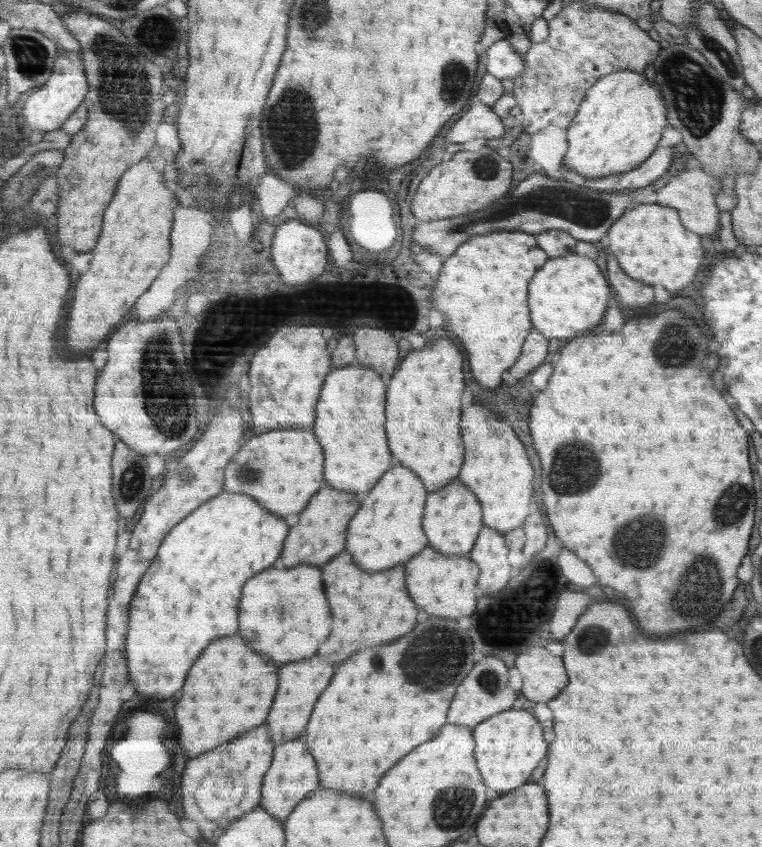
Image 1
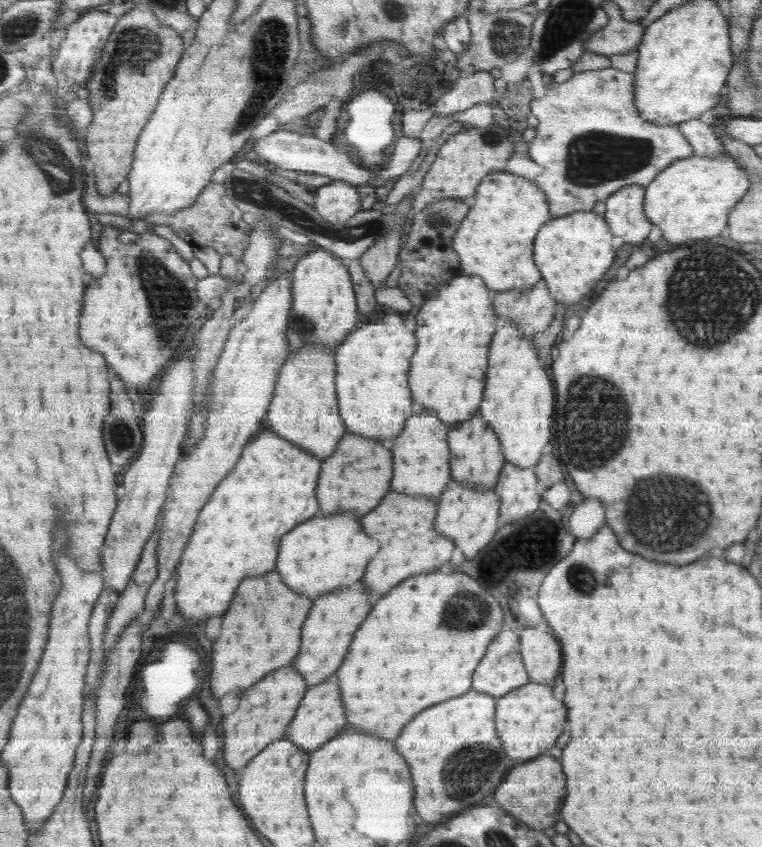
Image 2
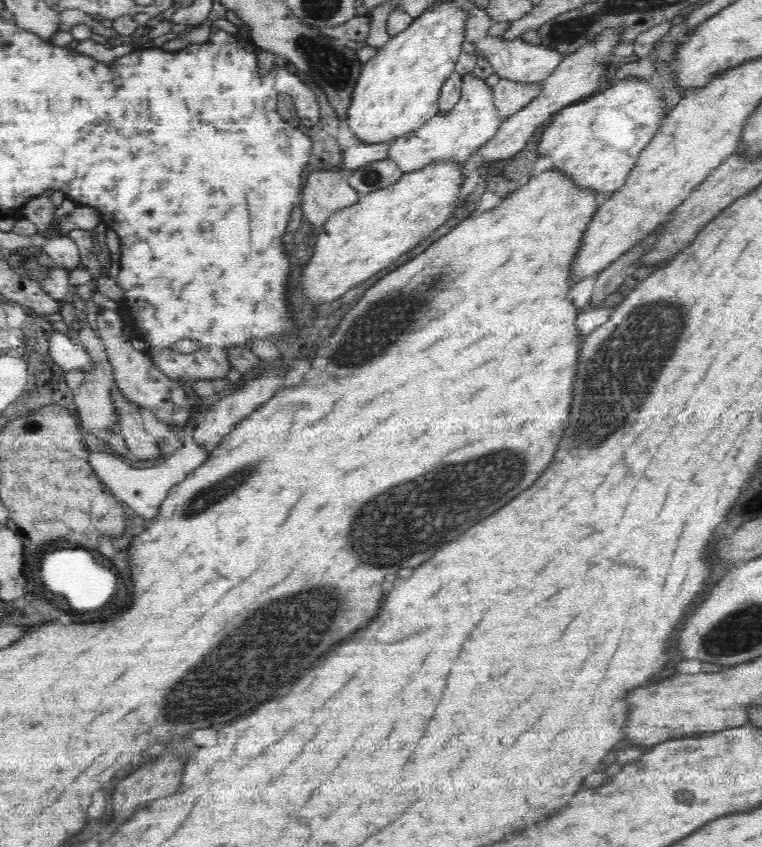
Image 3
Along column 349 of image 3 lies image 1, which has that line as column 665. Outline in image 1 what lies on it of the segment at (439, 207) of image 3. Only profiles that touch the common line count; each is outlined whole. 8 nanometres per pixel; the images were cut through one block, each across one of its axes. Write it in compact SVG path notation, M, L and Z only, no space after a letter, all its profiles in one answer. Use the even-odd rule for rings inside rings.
M640 204L622 214L608 229L605 245L630 278L648 286L658 284L668 292L678 292L688 286L702 262L698 234L682 224L679 212L673 207L658 204Z

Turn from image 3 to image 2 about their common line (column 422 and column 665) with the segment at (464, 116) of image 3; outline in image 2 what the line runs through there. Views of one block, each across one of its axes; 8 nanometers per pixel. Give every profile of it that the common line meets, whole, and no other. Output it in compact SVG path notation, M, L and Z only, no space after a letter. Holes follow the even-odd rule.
M611 66L575 73L566 82L552 82L545 96L531 101L531 112L539 120L536 136L528 143L529 157L540 167L533 181L545 192L552 218L592 211L598 202L625 186L645 187L674 161L693 156L693 145L679 125L657 125L641 117L636 105L636 76Z

